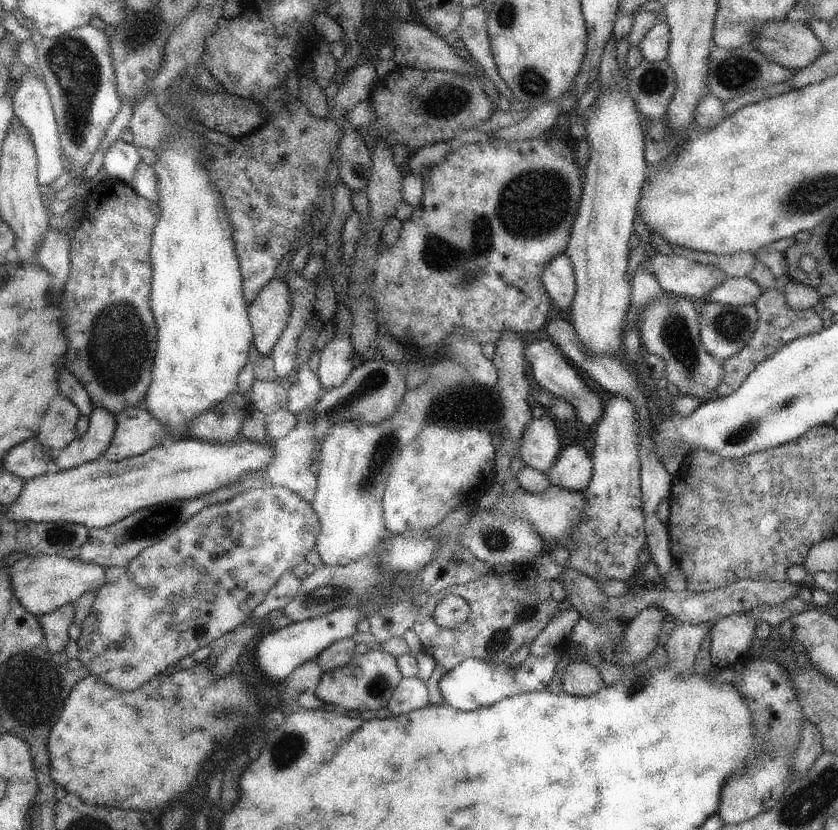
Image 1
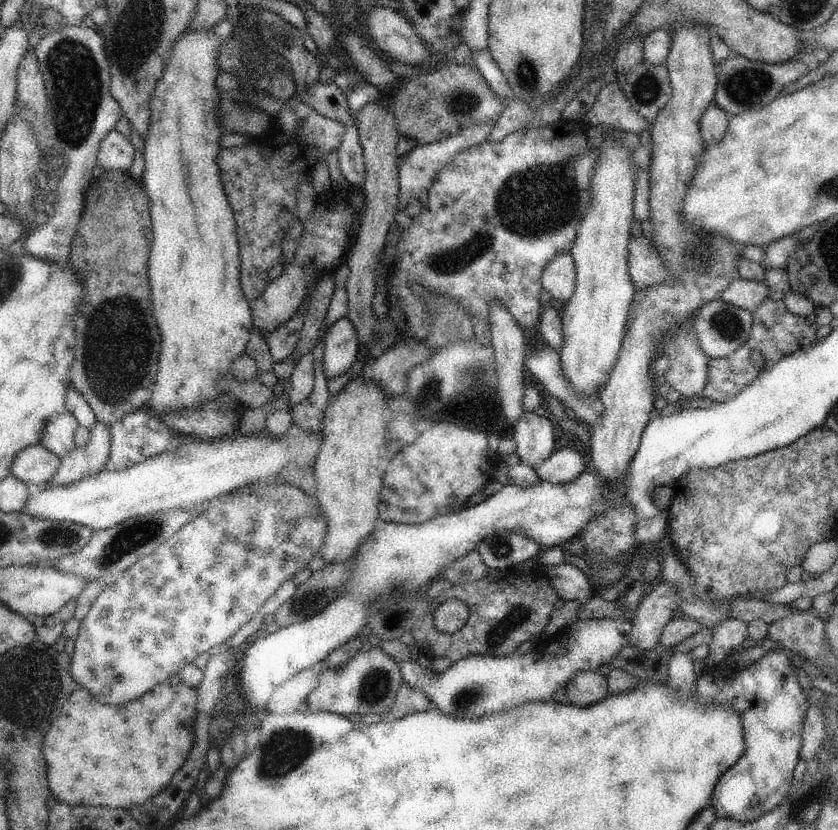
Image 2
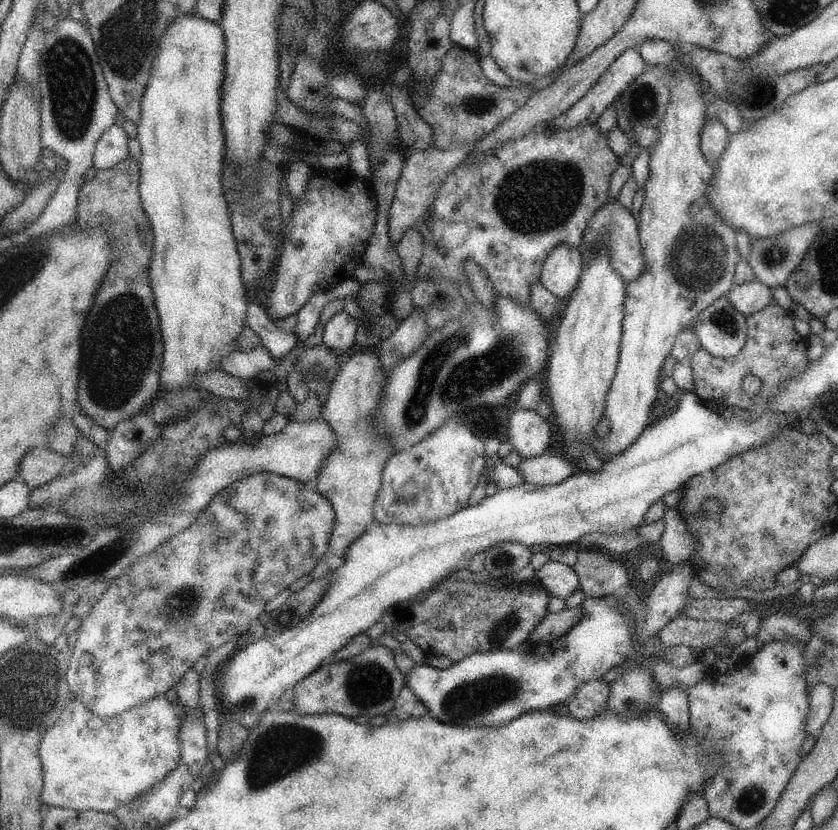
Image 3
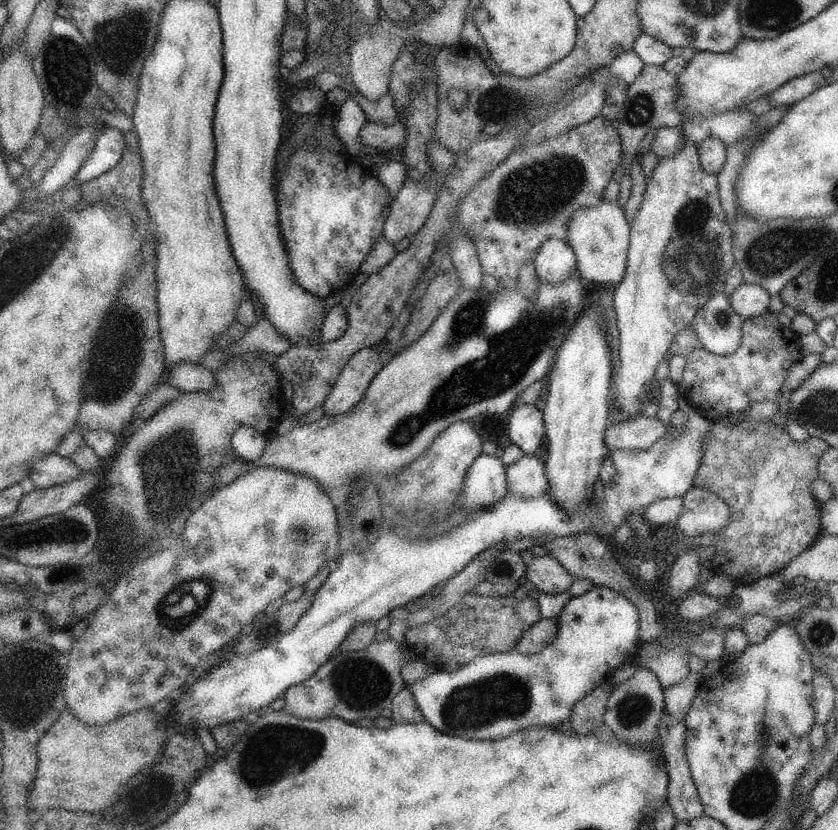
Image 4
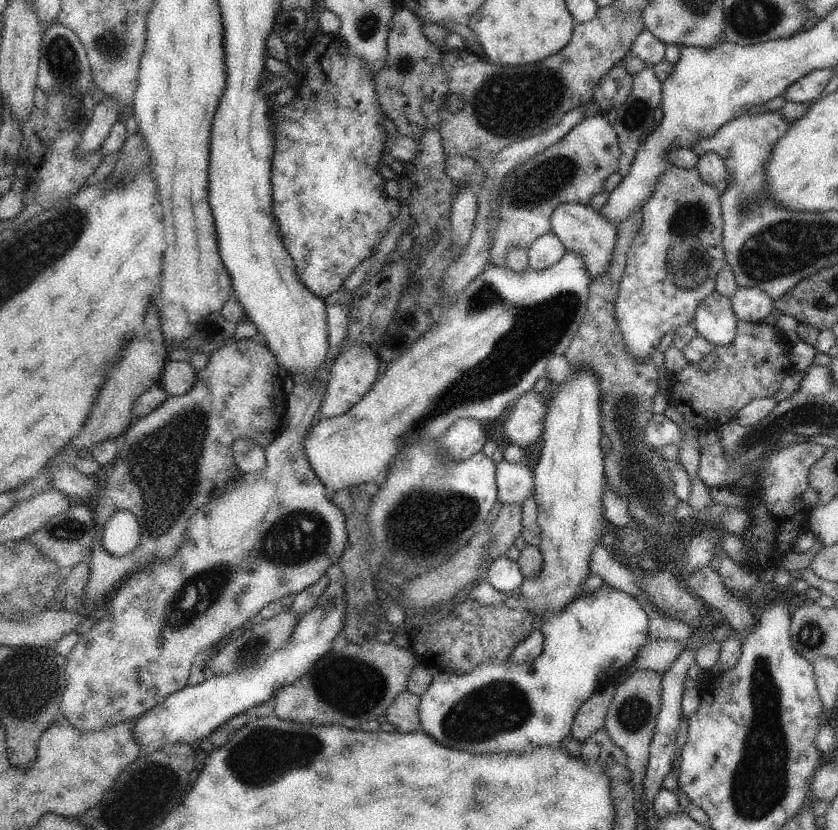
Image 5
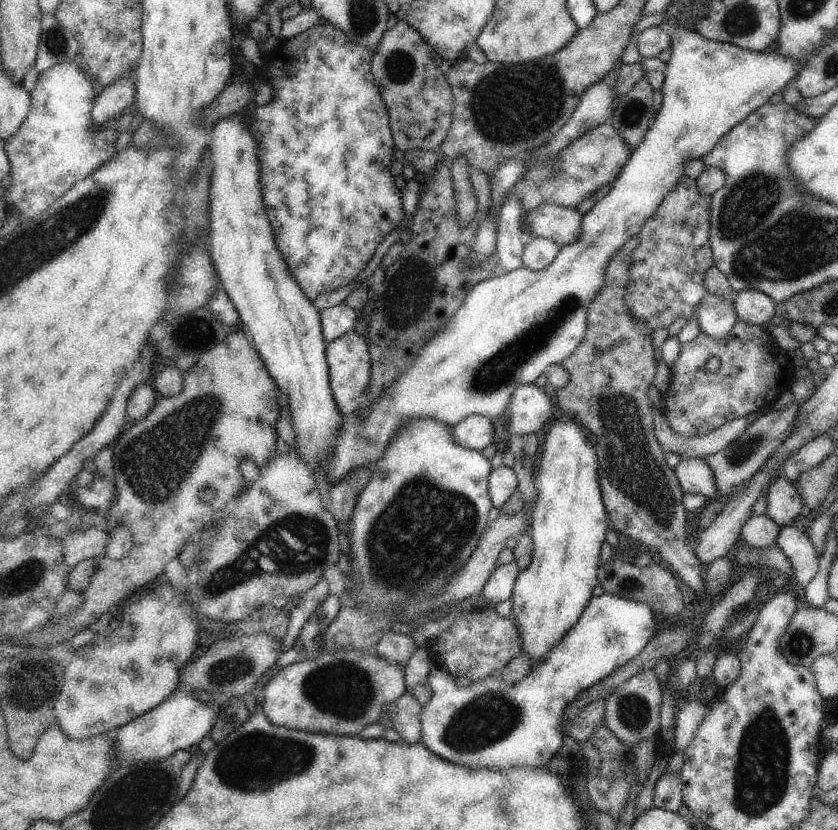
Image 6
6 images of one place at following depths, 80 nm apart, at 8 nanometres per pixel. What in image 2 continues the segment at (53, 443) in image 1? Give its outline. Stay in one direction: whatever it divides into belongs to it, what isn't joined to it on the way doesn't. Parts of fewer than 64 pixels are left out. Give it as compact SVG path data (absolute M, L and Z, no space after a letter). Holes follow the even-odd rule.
M62 410L54 414L44 426L40 444L61 458L70 450L75 450L76 428L79 428L79 423L72 412Z

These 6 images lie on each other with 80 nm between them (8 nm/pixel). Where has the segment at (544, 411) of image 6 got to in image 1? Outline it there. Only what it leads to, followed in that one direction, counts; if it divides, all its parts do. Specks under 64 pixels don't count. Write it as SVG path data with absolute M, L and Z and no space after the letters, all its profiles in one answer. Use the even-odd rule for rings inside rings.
M548 416L531 420L520 440L520 458L542 474L556 466L562 452L554 422Z

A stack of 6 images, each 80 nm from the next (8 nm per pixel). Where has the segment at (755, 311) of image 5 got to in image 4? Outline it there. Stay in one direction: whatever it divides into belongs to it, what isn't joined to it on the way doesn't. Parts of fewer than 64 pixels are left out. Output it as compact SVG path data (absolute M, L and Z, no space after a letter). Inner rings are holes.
M744 283L728 298L732 309L745 320L769 312L771 297L762 286Z

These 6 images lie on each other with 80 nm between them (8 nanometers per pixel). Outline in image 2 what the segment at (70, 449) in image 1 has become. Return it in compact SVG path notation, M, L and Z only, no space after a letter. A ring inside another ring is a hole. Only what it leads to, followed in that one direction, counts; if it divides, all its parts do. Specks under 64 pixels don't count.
M97 421L95 427L90 430L88 444L70 450L68 454L62 456L60 468L56 470L54 477L35 489L56 488L56 486L64 488L68 484L74 484L86 476L104 470L109 458L112 437L108 424Z

